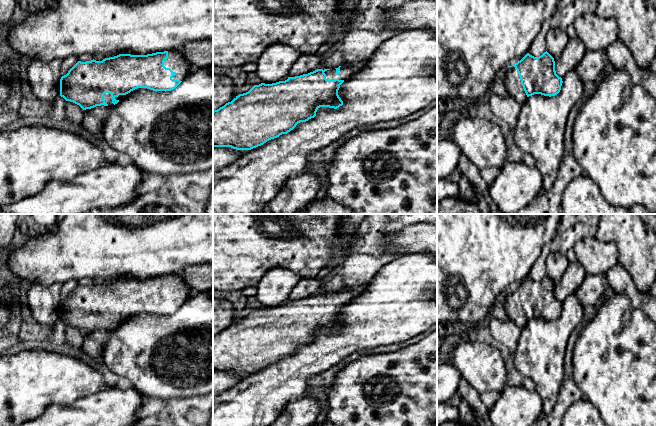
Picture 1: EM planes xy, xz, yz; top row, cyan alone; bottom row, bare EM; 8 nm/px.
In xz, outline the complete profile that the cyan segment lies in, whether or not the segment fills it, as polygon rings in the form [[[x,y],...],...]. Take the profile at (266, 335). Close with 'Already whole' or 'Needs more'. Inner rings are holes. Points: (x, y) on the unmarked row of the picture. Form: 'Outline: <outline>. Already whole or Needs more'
Outline: [[[357,290],[317,293],[308,298],[288,301],[285,305],[254,309],[248,316],[239,318],[213,335],[213,371],[251,374],[287,358],[298,347],[314,342],[320,331],[339,332],[343,329],[338,319],[340,309],[358,293]]]. Needs more

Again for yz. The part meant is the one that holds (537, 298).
Outline: [[[547,275],[539,281],[527,277],[505,294],[503,304],[509,319],[520,328],[534,318],[555,320],[563,307],[556,298],[554,282]]]. Needs more

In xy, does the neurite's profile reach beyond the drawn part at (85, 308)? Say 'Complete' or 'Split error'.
Split error

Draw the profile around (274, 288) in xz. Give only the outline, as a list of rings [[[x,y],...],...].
[[[273,267],[257,284],[256,298],[262,307],[279,306],[288,301],[290,292],[301,279],[300,275],[284,267]]]

